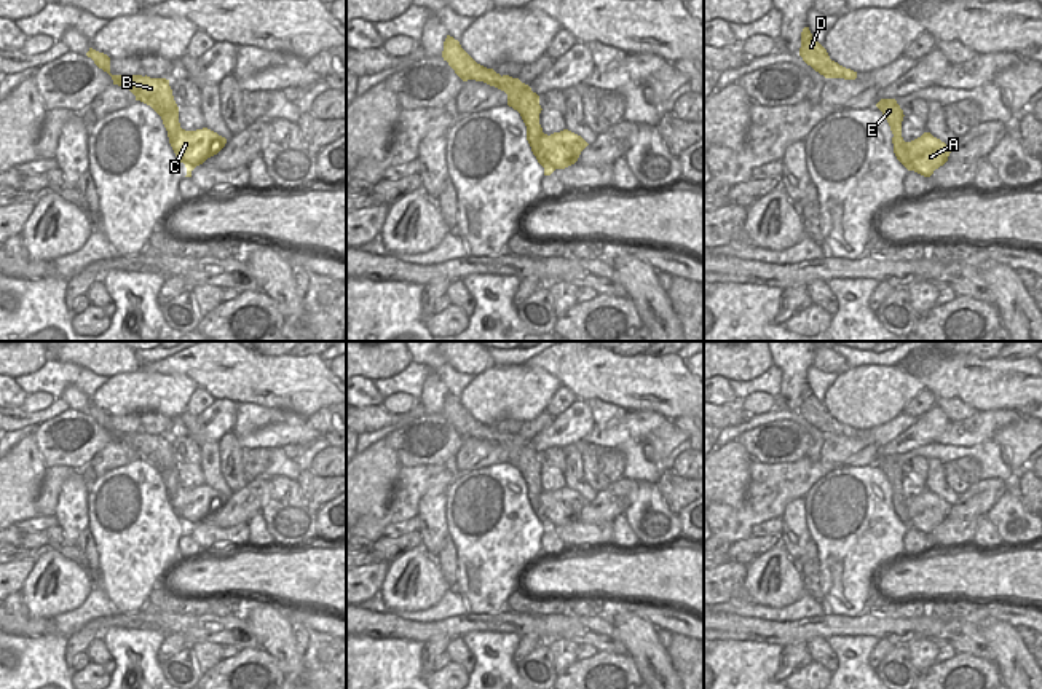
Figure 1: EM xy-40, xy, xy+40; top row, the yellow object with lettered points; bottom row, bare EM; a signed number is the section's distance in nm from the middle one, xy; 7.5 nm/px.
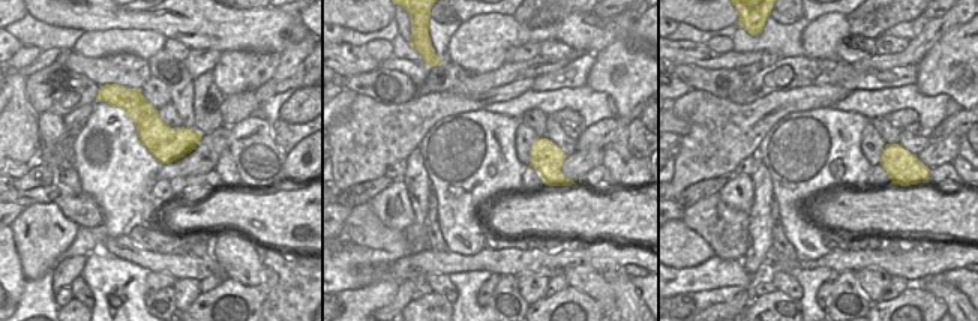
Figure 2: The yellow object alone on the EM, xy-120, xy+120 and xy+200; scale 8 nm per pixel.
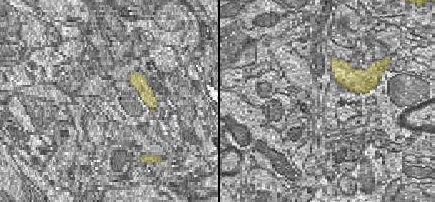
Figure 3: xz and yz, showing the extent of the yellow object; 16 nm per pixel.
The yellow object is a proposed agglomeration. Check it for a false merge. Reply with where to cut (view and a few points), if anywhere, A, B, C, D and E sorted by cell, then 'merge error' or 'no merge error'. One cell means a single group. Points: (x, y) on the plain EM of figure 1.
cut in xy-40 along (144, 434), (117, 436), (114, 439); A B C E / D; merge error

